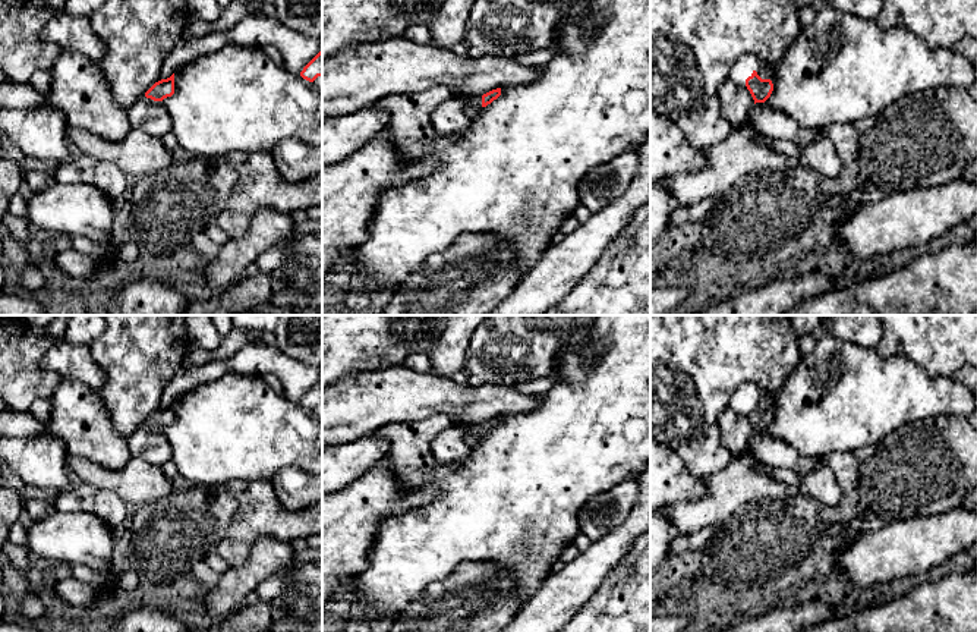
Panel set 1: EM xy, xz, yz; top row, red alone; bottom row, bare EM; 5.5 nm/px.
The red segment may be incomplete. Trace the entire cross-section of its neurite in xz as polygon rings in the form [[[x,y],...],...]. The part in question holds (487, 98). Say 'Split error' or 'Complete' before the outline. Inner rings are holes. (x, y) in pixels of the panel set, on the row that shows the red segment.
Split error. [[[501,88],[492,89],[482,97],[472,97],[467,100],[467,113],[475,116],[482,111],[483,107],[491,104],[501,95]]]

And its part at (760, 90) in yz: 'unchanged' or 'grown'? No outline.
grown

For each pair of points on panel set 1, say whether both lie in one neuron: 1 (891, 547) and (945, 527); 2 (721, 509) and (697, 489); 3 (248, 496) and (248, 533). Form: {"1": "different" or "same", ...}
{"1": "same", "2": "different", "3": "same"}

